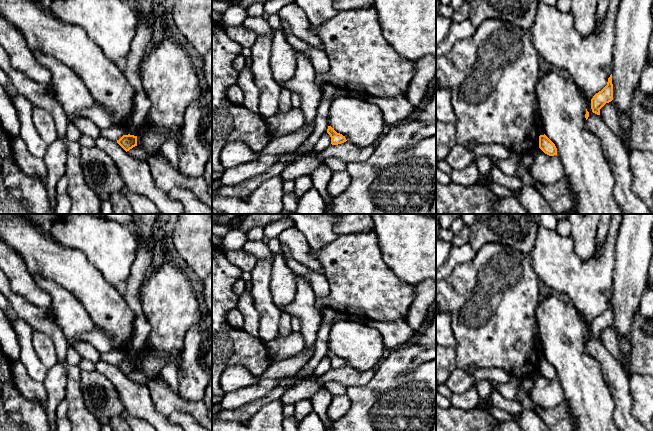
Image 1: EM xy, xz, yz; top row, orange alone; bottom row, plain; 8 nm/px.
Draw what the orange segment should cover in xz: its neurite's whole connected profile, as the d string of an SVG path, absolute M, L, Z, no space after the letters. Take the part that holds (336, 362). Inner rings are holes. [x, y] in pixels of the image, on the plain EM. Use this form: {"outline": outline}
{"outline": "M328 350L327 357L331 361L332 369L338 369L347 365L345 360L340 357L337 357L331 350Z"}

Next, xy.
{"outline": "M123 359L117 367L127 376L133 371L137 370L137 360L134 359Z"}

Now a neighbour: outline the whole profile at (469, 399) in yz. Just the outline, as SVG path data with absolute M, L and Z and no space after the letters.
M472 384L463 393L454 393L450 401L453 407L469 410L479 406L480 397L474 384Z

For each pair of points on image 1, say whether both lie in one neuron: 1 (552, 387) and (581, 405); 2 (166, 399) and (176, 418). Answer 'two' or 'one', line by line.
1: two
2: two

